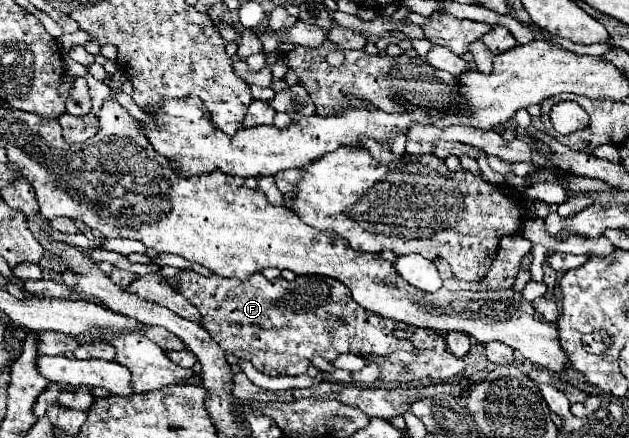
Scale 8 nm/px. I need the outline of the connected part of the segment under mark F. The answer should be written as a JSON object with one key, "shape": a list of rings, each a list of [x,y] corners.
{"shape":[[[184,268],[176,274],[176,284],[172,288],[176,288],[176,292],[180,292],[190,304],[198,308],[202,316],[202,326],[224,352],[230,352],[236,358],[244,358],[252,362],[254,368],[266,376],[304,374],[306,368],[310,366],[312,356],[316,354],[332,362],[340,354],[388,356],[398,350],[412,350],[412,344],[408,344],[408,340],[398,340],[392,334],[392,330],[402,328],[404,324],[368,312],[366,308],[362,308],[352,300],[344,284],[328,276],[296,276],[296,280],[288,282],[284,278],[266,280],[262,274],[252,274],[248,280],[240,282],[216,274],[202,276],[190,268]]]}

